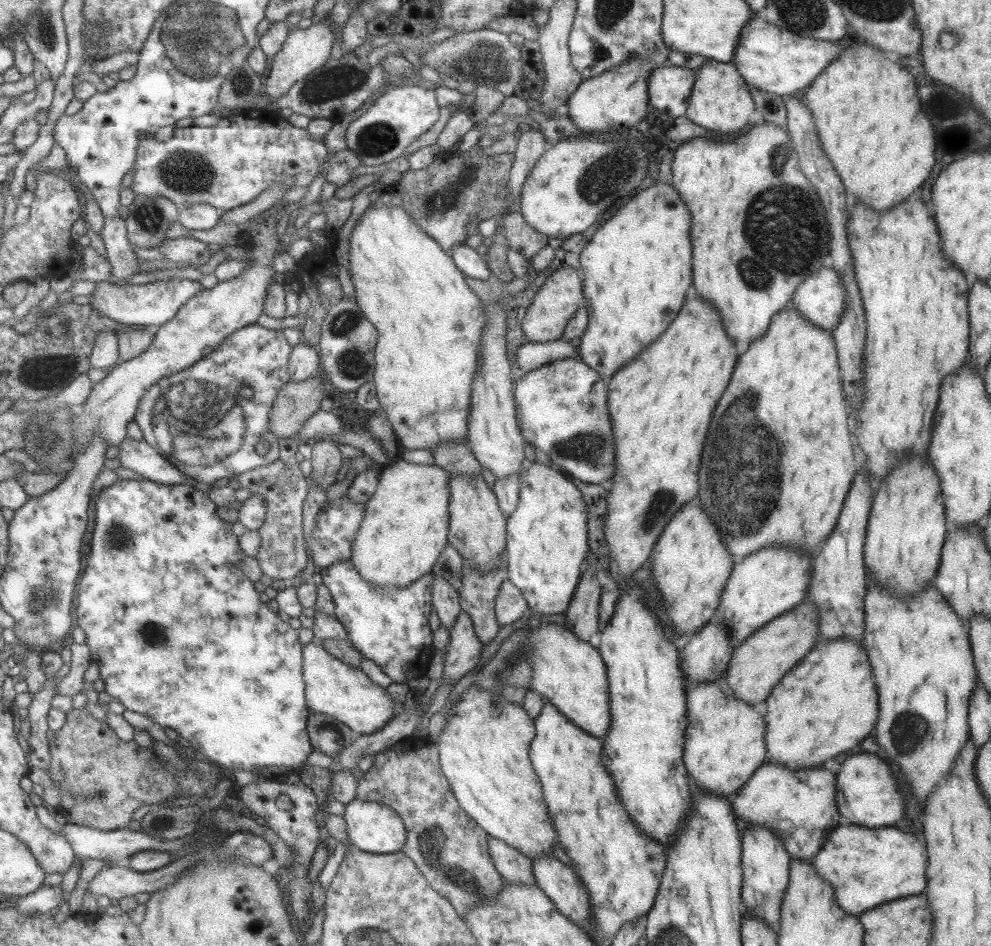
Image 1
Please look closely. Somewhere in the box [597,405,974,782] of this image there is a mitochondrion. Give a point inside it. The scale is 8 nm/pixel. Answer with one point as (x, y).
(909, 728)

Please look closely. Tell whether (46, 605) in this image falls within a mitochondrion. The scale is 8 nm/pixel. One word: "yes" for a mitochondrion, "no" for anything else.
yes

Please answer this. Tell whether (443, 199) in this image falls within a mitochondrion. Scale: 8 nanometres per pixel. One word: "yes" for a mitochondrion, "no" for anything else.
yes

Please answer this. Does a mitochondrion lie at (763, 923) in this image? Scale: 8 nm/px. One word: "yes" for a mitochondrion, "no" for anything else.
no

